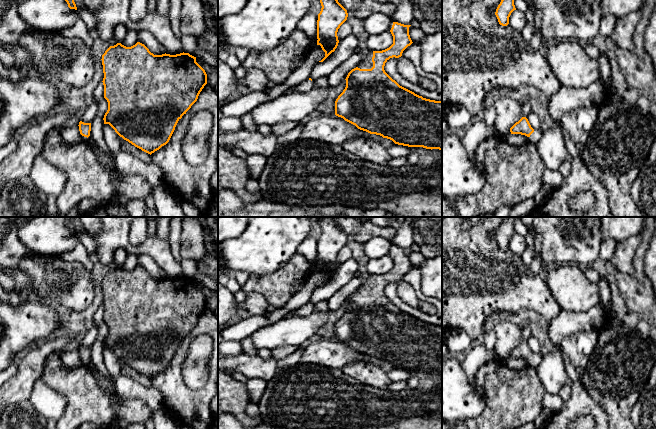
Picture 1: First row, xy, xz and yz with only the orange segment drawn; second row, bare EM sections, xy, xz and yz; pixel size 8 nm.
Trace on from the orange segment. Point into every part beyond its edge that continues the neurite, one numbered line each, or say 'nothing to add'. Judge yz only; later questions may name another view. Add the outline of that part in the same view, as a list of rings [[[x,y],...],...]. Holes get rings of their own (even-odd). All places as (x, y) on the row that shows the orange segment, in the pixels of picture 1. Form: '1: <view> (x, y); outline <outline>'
1: yz (535, 136); outline [[[534,130],[534,132],[528,137],[528,142],[535,145],[539,141],[541,135],[542,135],[541,130]]]

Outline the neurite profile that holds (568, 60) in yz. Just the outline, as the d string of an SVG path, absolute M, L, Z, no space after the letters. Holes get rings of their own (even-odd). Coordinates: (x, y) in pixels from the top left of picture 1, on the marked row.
M579 40L552 43L544 56L562 86L585 88L600 78L597 59L587 55Z

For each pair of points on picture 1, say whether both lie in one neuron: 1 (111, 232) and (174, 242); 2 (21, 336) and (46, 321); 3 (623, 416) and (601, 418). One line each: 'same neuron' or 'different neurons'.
1: different neurons
2: same neuron
3: different neurons

